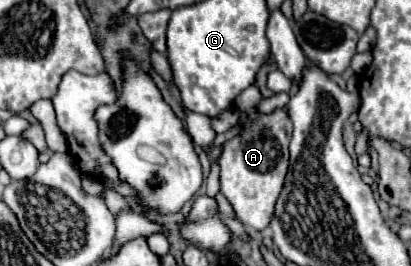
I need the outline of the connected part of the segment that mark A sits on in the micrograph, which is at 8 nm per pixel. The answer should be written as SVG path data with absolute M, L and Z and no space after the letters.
M282 108L268 116L250 110L248 122L240 128L242 134L224 144L224 152L220 156L220 186L222 194L232 204L236 218L244 226L262 232L272 220L274 206L288 172L288 142L292 138L290 118Z

